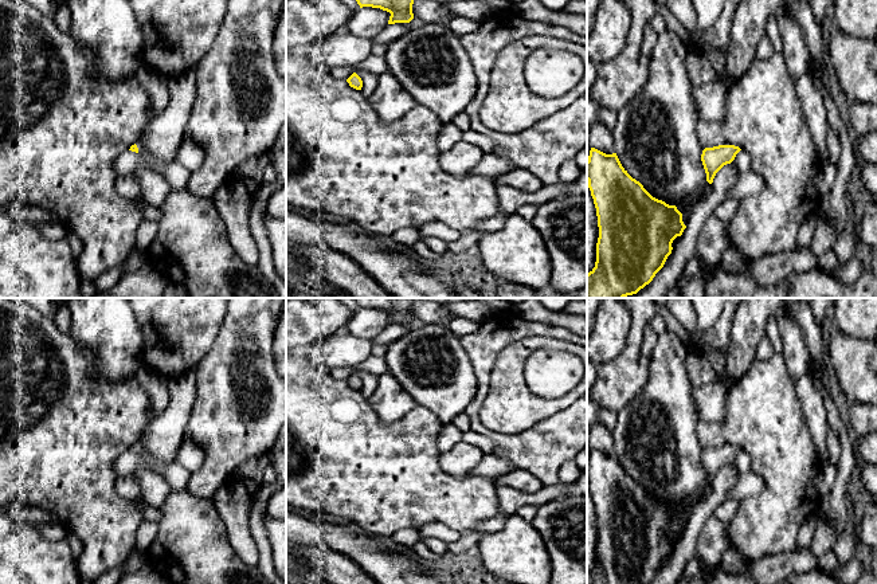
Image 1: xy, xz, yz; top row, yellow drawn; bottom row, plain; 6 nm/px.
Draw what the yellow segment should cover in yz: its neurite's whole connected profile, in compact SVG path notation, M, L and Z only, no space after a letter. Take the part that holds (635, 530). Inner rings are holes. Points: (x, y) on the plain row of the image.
M591 448L587 482L598 517L599 538L595 568L587 584L650 584L672 554L672 544L686 526L676 506L653 498L622 467L616 454L606 455Z

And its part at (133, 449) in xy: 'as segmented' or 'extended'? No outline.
extended

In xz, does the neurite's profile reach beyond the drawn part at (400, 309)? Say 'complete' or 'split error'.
complete

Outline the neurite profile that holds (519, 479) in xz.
M516 467L513 471L496 478L492 482L512 487L521 493L536 493L543 487L543 483L533 474L526 473L520 467Z

